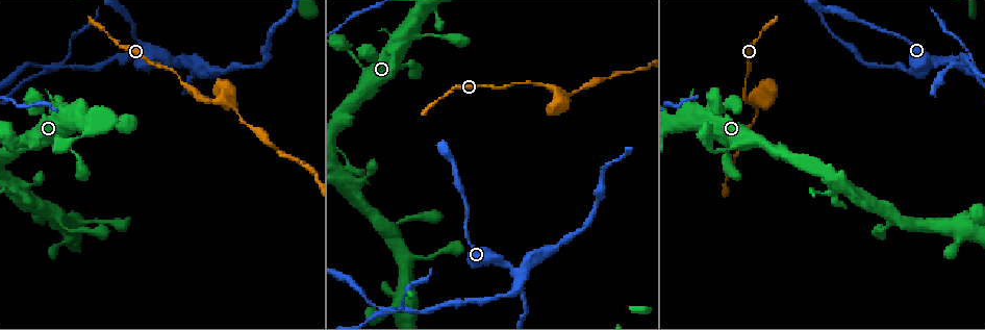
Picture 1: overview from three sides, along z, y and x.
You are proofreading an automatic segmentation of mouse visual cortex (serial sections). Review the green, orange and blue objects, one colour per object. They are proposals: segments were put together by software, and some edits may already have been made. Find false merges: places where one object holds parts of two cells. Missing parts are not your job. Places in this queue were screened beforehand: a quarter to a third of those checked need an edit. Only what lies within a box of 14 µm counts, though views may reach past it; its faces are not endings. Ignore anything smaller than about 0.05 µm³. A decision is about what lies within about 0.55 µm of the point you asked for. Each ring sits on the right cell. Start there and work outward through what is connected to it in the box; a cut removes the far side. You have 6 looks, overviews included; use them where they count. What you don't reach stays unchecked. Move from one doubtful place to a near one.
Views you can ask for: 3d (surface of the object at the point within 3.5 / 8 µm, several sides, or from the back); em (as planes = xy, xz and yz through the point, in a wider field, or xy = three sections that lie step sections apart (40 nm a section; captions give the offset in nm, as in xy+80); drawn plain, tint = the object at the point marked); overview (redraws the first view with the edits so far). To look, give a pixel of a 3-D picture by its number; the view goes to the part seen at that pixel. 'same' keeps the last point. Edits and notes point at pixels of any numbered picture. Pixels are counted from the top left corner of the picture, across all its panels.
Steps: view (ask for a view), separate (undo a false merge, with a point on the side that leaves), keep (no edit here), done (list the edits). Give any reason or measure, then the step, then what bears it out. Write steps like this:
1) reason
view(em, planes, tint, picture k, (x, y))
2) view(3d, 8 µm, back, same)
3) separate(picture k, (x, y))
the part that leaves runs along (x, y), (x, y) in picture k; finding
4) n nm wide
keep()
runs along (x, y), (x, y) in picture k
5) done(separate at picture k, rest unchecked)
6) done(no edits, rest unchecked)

thick turns thin
view(3d, 3.5 µm, picture 1, (603, 79))

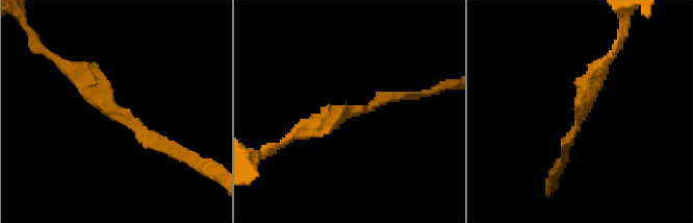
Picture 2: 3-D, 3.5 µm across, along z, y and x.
arms of 150, 300 nm
view(em, xy, step 3, tint, picture 2, (114, 111))

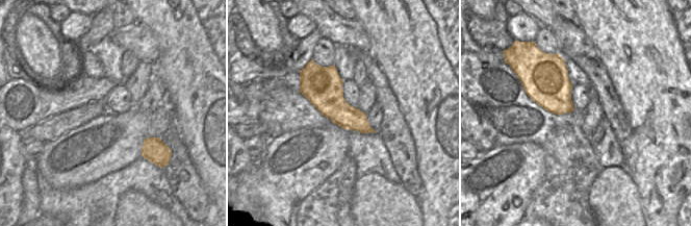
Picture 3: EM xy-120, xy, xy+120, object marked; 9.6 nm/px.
keep()
runs along (67, 69), (169, 148) in picture 2; continuous, no second cell

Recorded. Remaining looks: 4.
abrupt turn
view(3d, 3.5 µm, picture 1, (434, 13))

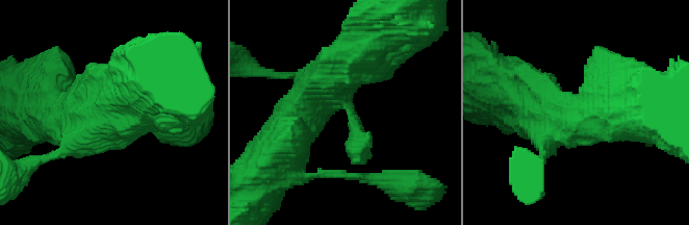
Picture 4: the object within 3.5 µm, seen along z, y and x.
view(em, xy, step 3, tint, picture 4, (349, 109))

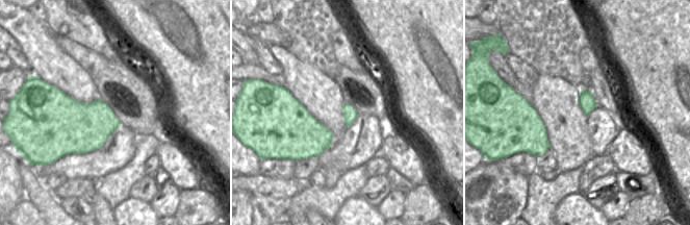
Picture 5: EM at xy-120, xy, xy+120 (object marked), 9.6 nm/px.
keep()
runs along (304, 107), (310, 89), (346, 102), (355, 160) in picture 4; all the same cell

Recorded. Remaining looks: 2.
sudden change in width
view(em, planes, tint, picture 1, (32, 185))

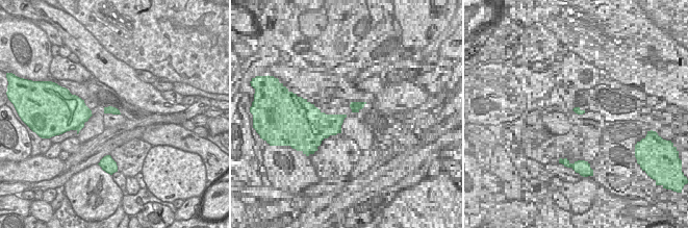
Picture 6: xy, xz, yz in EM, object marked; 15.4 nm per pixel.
view(3d, 3.5 µm, same)

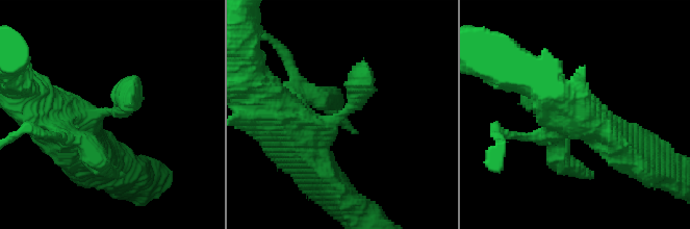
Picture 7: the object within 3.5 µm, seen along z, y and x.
keep()
runs along (285, 122), (337, 120), (368, 69) in picture 7; continuous, no second cell

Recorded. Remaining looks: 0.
done(no edits, rest unchecked)

